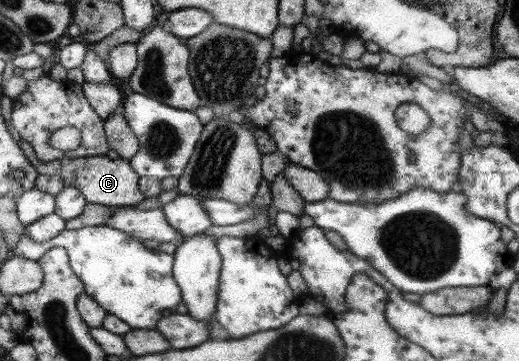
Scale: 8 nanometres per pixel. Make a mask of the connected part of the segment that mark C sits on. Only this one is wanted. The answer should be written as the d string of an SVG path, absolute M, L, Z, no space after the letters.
M23 140L19 148L29 161L29 164L39 175L59 175L64 187L73 187L83 195L85 202L100 204L107 207L133 207L144 199L143 193L138 188L138 176L125 159L109 159L106 155L85 158L61 158L49 162L37 160L32 146Z

